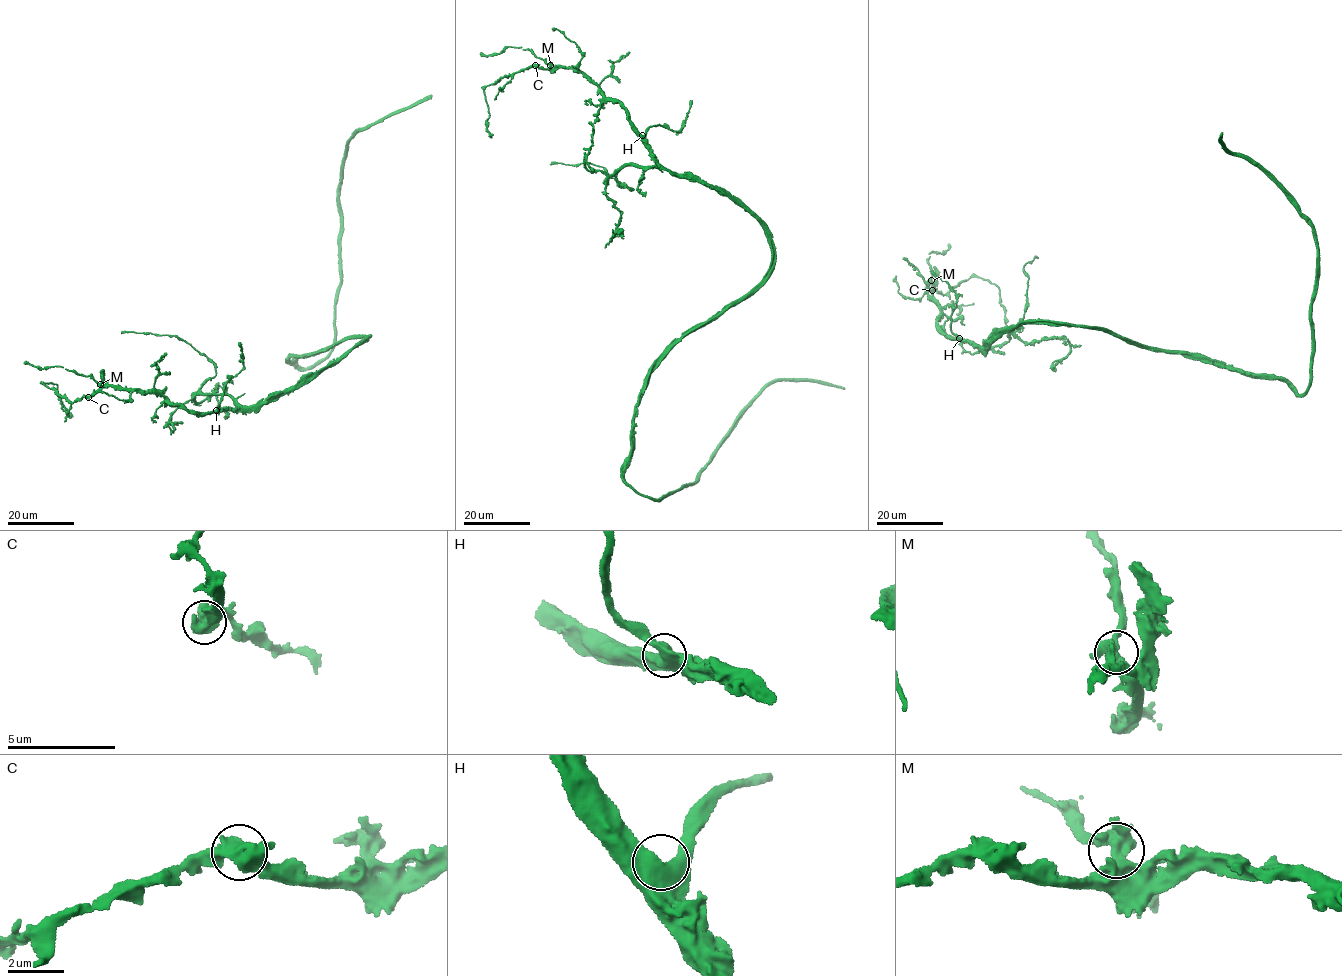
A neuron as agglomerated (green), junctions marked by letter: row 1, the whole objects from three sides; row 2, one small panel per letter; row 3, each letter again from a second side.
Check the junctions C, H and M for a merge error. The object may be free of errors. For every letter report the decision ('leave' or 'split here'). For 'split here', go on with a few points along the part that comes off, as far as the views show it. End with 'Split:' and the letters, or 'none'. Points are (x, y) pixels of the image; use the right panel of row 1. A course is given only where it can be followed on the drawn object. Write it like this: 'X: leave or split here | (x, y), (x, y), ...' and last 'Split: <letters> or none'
C: leave
H: leave
M: leave
Split: none

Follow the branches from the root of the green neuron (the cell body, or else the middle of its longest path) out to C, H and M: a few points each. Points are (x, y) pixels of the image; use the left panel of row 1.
C: (322, 349), (344, 338), (368, 339), (281, 396), (244, 407), (199, 415), (161, 395), (105, 386), (88, 397)
H: (322, 349), (344, 338), (368, 339), (279, 397), (244, 407), (216, 410)
M: (322, 349), (344, 338), (368, 339), (279, 397), (206, 414), (173, 405), (161, 395), (100, 384)

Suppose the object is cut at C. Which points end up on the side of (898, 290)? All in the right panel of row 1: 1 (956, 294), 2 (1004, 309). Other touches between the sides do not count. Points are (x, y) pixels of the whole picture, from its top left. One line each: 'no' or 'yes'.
1: yes
2: no

